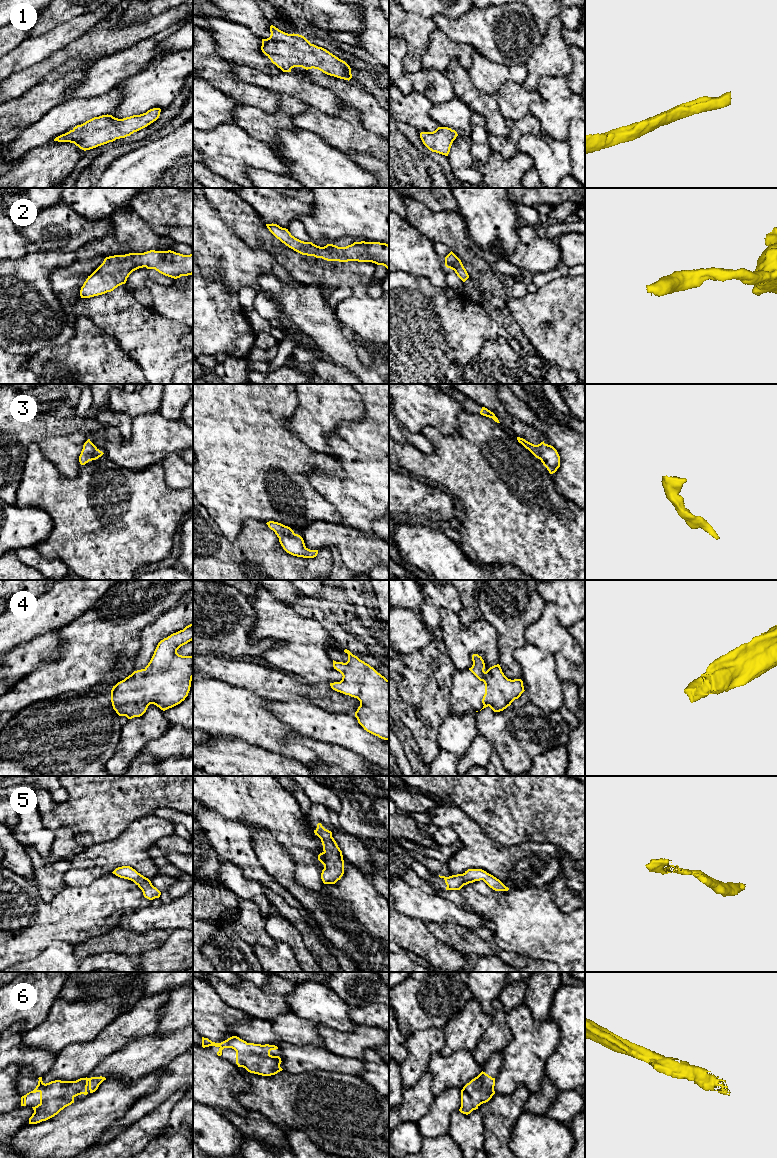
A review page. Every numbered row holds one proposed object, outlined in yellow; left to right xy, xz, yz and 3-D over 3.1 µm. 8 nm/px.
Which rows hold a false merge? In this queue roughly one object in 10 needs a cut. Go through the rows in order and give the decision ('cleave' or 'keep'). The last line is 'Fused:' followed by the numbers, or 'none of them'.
1: keep
2: keep
3: keep
4: keep
5: keep
6: keep
Fused: none of them

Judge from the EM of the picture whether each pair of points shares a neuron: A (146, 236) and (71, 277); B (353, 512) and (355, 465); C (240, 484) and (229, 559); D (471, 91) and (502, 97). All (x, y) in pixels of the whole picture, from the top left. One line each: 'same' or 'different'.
A: same
B: same
C: different
D: different

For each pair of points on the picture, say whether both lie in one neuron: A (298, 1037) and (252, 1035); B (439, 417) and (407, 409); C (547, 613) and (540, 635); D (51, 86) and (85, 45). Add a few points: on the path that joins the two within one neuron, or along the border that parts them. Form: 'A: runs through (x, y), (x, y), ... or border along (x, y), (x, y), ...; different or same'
A: runs through (287, 1034), (263, 1034); same
B: runs through (431, 409), (415, 409); same
C: runs through (547, 618), (547, 628), (545, 630); same
D: border along (94, 59), (77, 55), (56, 71); different

